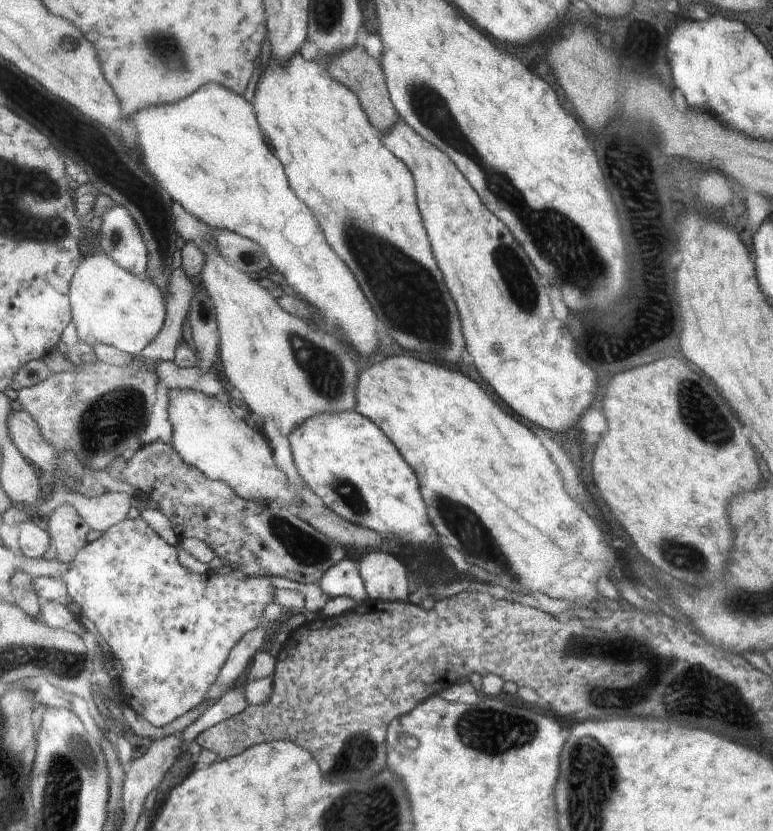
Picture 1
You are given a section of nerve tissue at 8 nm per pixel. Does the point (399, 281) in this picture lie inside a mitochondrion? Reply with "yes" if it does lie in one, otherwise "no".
yes

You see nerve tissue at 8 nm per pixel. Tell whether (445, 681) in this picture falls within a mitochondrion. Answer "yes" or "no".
no

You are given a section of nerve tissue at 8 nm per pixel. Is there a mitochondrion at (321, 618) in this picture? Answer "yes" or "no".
no

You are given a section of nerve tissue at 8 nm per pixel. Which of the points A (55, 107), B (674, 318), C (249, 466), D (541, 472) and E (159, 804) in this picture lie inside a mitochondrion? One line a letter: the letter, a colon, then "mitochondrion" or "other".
A: mitochondrion
B: other
C: other
D: other
E: other

